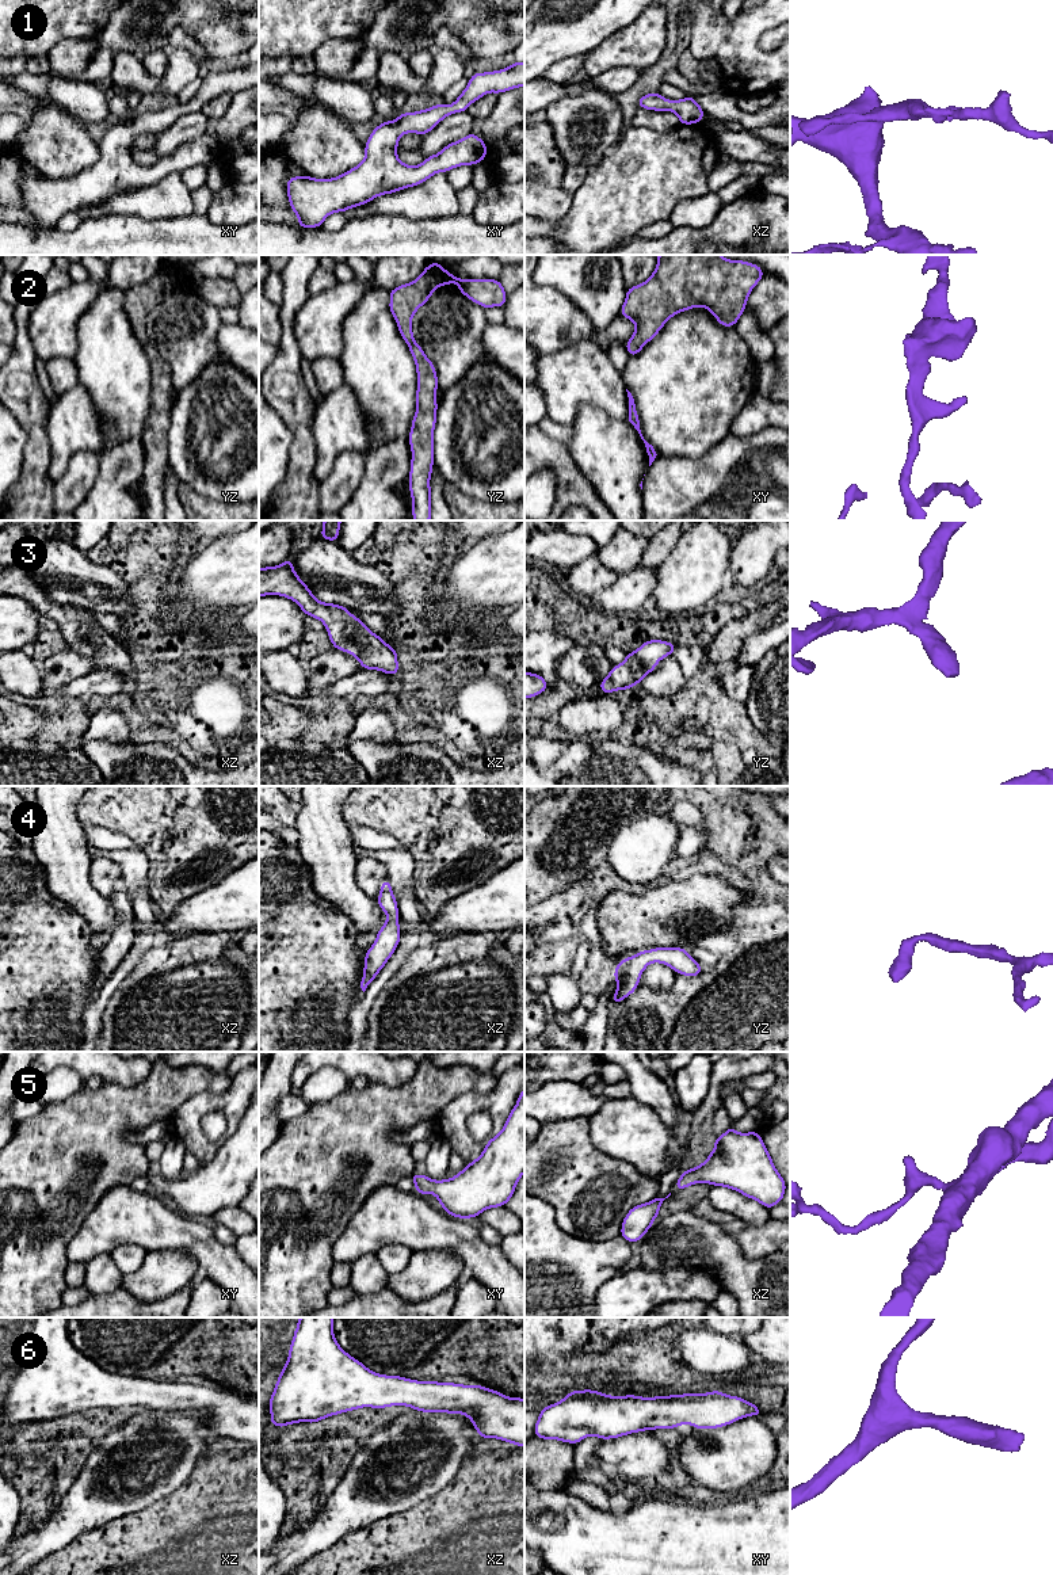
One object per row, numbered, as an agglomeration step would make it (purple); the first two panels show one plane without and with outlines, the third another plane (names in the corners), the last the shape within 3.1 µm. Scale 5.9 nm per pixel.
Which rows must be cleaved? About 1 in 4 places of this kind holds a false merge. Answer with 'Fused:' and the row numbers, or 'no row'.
Fused: no row

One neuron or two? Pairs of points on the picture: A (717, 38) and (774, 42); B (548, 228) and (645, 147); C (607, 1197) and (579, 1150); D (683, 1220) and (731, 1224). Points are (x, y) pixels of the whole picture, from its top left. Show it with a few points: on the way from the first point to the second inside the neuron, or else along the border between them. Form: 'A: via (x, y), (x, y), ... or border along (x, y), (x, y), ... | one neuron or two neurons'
A: border along (775, 26), (760, 37), (759, 46), (762, 49) | two neurons
B: via (573, 222), (624, 172) | one neuron
C: via (595, 1185), (579, 1169), (579, 1162) | one neuron
D: border along (689, 1209), (716, 1221), (739, 1244) | two neurons

